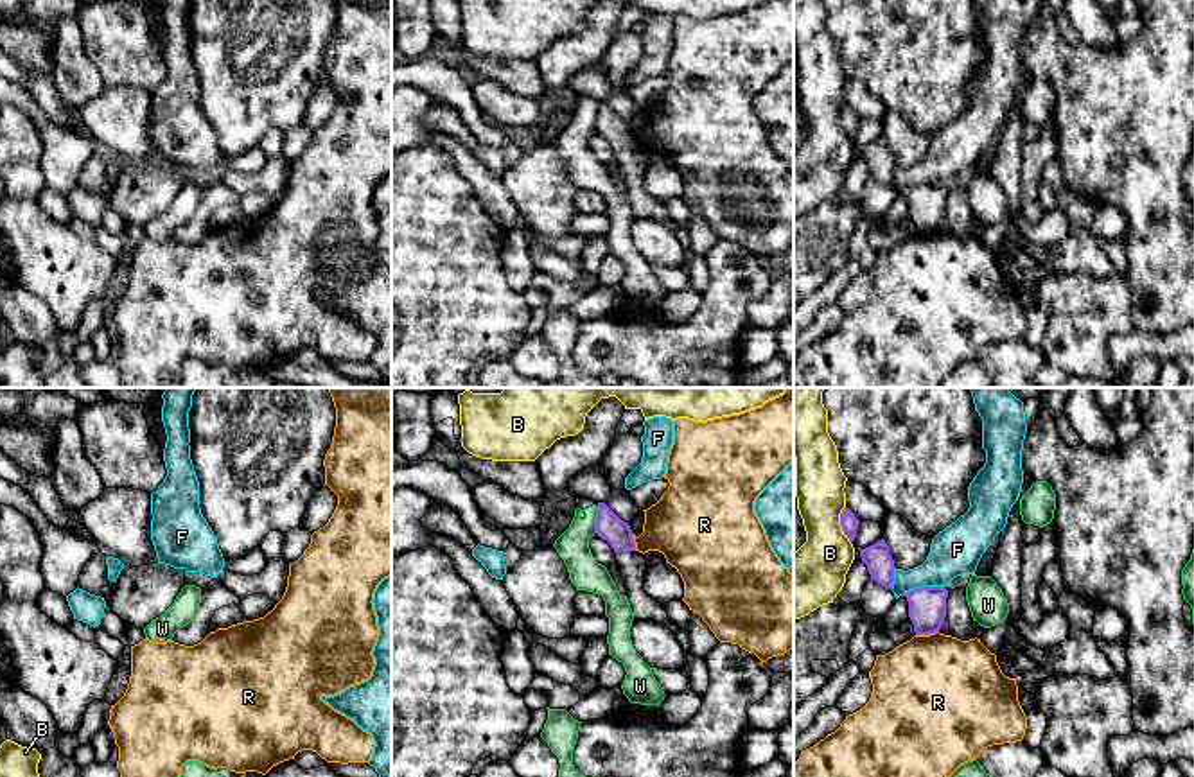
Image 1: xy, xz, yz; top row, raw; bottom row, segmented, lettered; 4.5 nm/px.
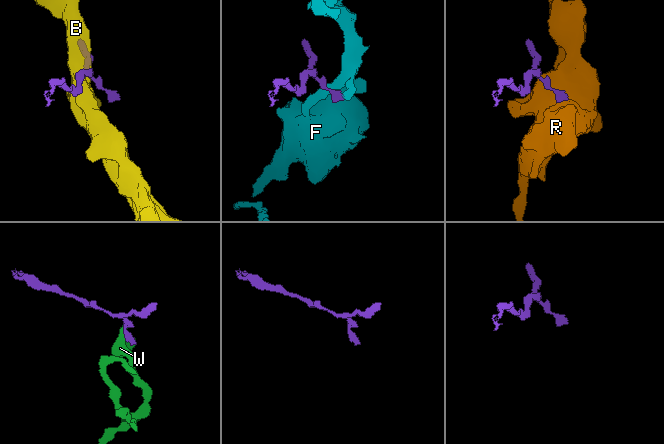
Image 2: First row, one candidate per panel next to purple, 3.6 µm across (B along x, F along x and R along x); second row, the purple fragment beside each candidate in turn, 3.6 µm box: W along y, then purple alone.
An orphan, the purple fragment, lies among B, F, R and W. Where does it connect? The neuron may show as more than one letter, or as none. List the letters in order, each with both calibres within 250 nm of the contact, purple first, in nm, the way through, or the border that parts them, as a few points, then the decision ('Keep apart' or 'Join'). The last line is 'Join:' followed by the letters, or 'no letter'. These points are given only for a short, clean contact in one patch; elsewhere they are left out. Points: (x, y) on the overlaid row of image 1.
B: Thickness 80 nm (purple) against 280 nm. Keep apart
F: Thickness 180 nm (purple) against 220 nm. Boundary: yz (943, 585), (920, 585), (902, 594). Keep apart
R: Thickness 180 nm (purple) against 500 nm. Boundary: yz (938, 630), (916, 636). Keep apart
W: Thickness 120 nm (purple) against 150 nm. Boundary: xz (598, 506), (595, 532). Keep apart
Join: no letter

